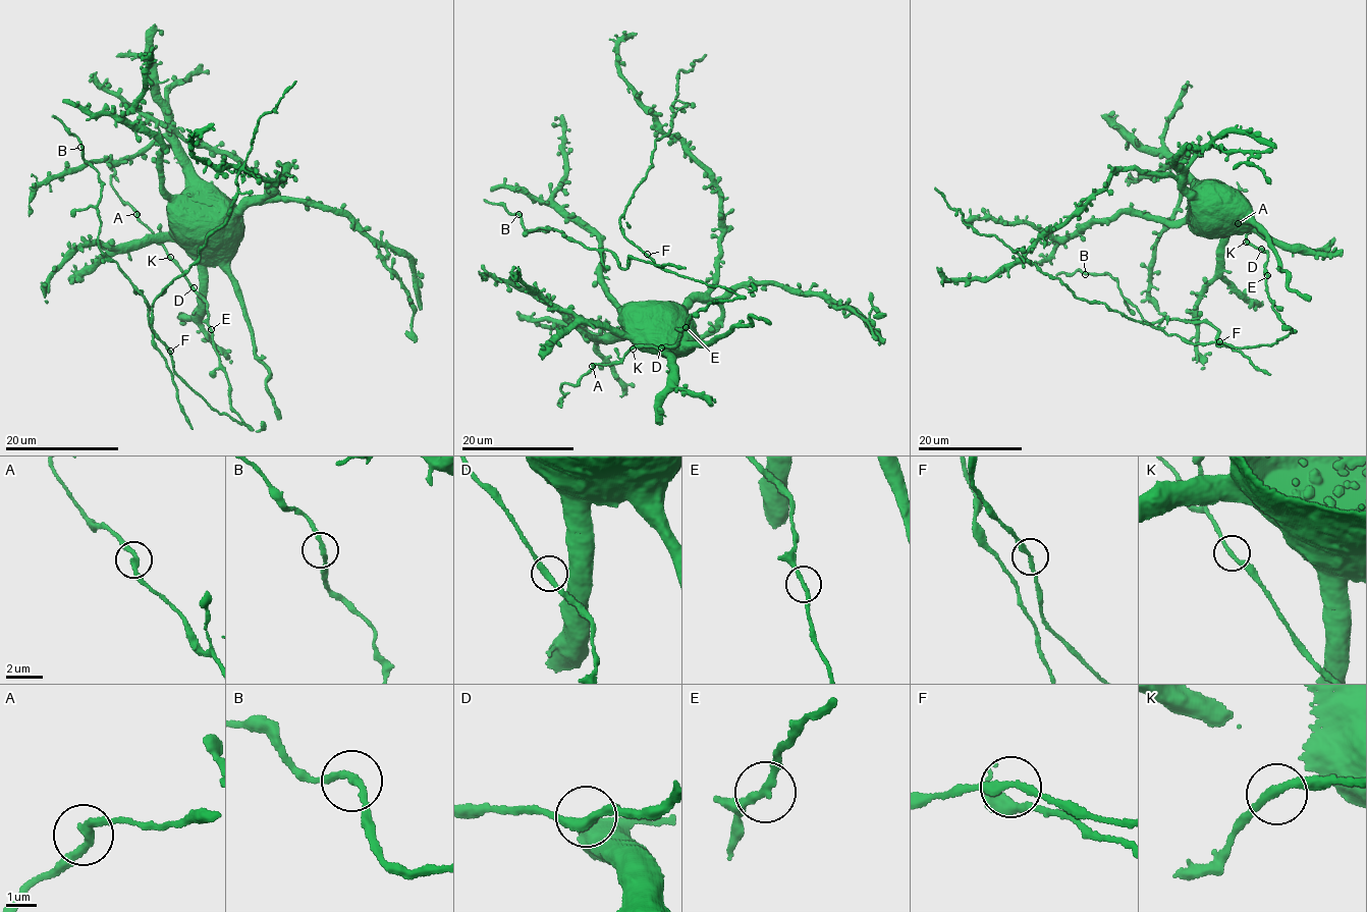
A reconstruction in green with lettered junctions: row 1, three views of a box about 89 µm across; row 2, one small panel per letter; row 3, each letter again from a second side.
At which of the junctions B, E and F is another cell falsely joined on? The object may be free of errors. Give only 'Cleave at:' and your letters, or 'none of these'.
Cleave at: none of these

